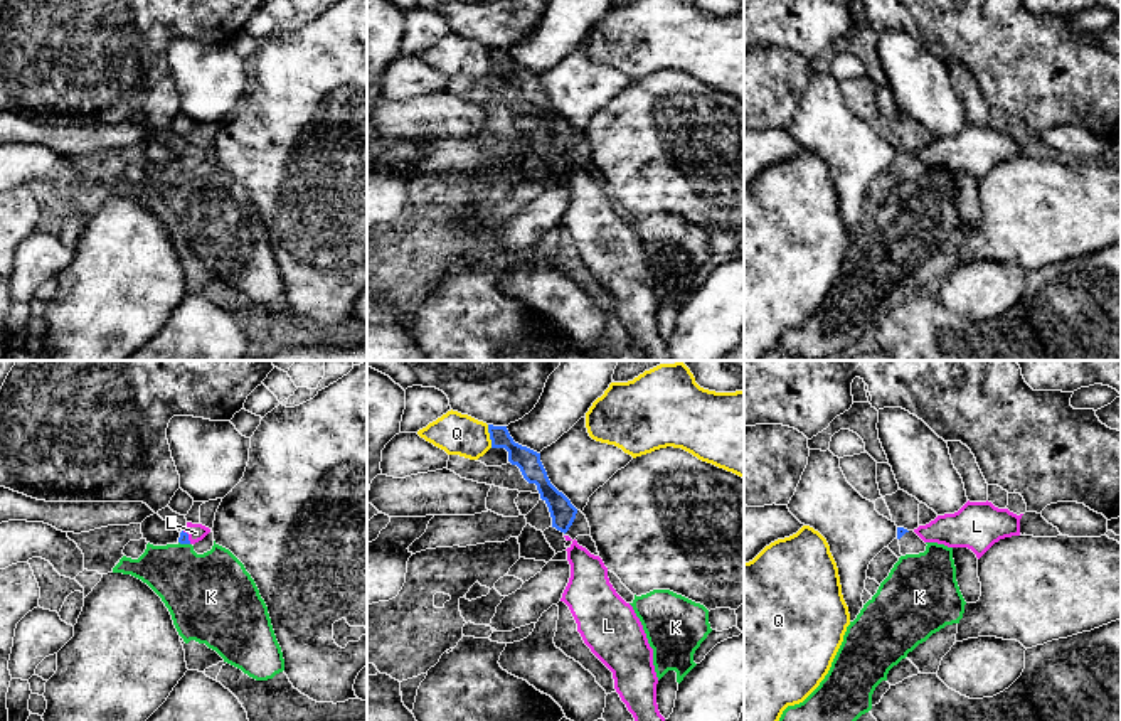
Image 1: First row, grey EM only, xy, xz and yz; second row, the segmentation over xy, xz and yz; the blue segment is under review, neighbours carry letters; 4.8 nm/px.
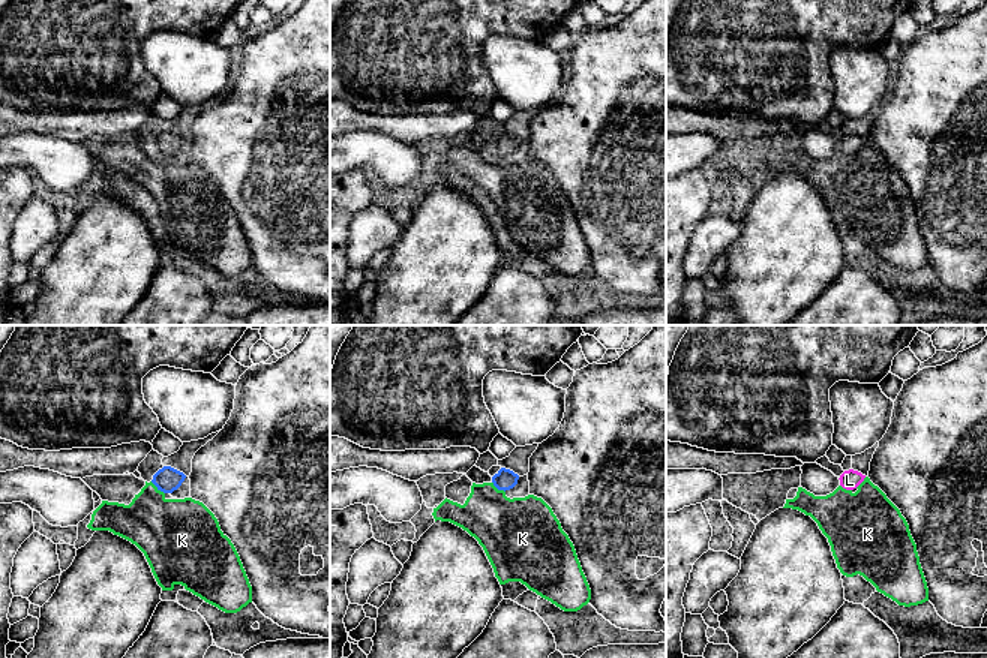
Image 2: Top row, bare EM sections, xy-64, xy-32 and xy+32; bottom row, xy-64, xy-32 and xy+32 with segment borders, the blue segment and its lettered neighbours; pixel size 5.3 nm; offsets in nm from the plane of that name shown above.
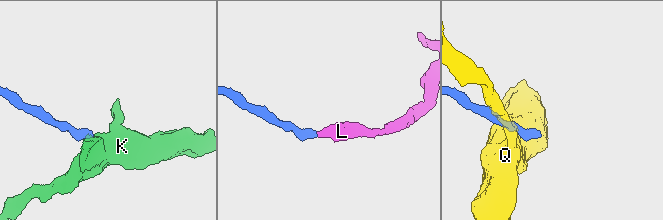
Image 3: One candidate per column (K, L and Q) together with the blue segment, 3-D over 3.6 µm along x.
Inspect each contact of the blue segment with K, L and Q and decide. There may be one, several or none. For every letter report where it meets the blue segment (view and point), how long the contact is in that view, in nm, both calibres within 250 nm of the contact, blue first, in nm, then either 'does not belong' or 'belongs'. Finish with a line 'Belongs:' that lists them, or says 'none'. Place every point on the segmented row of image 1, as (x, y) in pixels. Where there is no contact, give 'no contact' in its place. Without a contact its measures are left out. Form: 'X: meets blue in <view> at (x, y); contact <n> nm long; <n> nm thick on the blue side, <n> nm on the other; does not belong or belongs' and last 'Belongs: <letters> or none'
K: meets blue in xy at (184, 543); contact 60 nm long; 50 nm thick on the blue side, 360 nm on the other; does not belong
L: meets blue in xy at (187, 536); contact 80 nm long; 50 nm thick on the blue side, 80 nm on the other; belongs
Q: meets blue in xz at (490, 437); contact 110 nm long; 110 nm thick on the blue side, 200 nm on the other; does not belong
Belongs: L

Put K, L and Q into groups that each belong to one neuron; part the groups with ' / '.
K / L / Q

